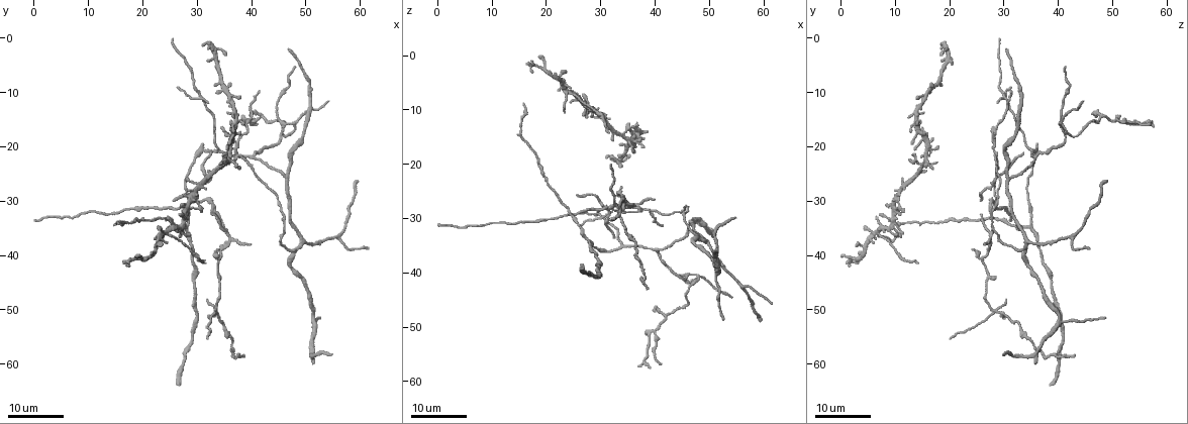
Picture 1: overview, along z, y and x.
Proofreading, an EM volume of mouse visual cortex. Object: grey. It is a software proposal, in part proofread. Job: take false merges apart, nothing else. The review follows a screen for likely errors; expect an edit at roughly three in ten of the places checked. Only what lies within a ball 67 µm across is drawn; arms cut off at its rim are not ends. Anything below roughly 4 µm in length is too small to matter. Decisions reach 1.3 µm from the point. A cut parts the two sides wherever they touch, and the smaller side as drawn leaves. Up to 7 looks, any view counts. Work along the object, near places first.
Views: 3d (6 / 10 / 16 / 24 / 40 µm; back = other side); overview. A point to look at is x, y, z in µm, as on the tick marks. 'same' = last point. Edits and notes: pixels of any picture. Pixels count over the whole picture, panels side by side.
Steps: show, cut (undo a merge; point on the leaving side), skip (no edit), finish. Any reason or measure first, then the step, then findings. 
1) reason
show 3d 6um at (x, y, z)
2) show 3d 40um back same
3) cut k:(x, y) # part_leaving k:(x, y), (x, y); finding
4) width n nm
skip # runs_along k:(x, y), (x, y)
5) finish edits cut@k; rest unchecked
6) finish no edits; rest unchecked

show 3d 16um at (48.0, 39.0, 33.5)

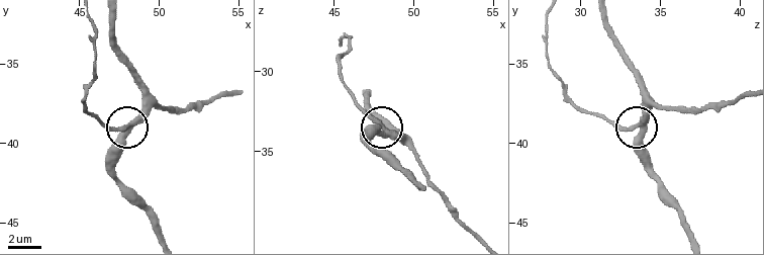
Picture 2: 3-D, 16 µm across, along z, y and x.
show 3d 10um same

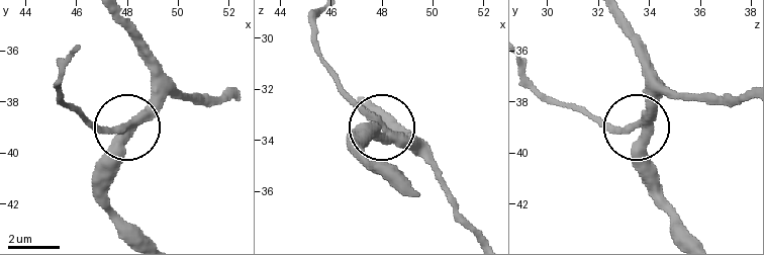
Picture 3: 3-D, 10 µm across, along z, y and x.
skip # runs_along 3:(117, 20), (146, 60), (150, 98), (125, 132), (110, 201); all the same neuron

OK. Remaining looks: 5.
three-way junction
show 3d 24um at (40.5, 22.0, 35.5)

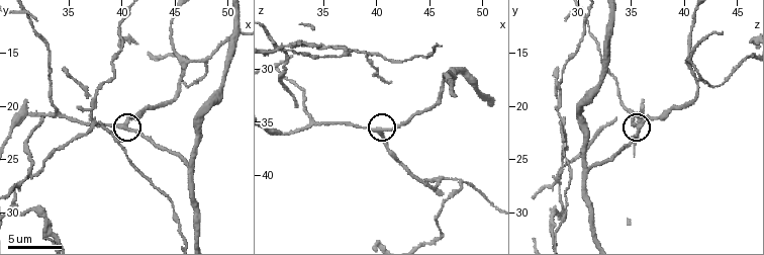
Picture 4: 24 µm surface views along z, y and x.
zoom in
show 3d 10um at (40.4, 22.2, 35.8)

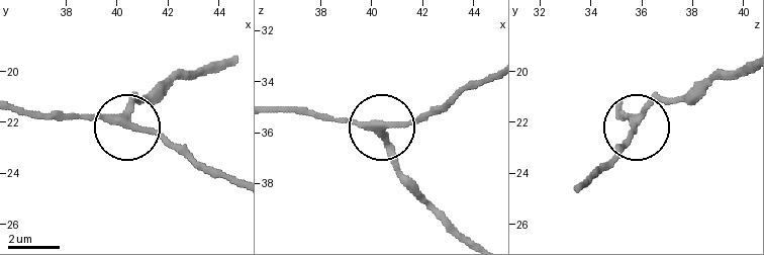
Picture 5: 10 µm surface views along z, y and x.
width 270 nm
skip # runs_along 5:(332, 118), (381, 124), (393, 170), (406, 188); one neuron here

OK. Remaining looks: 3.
branch point
show 3d 16um at (48.0, 15.8, 40.6)

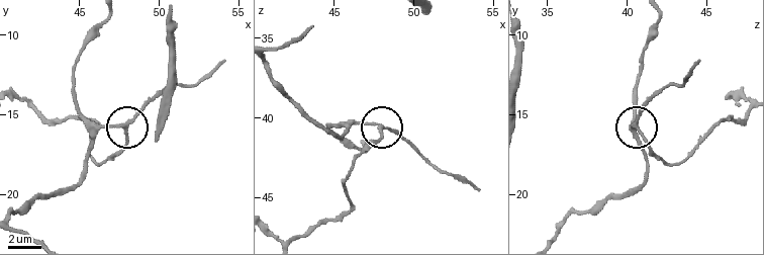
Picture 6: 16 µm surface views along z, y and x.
show 3d 6um at (47.9, 15.8, 40.7)

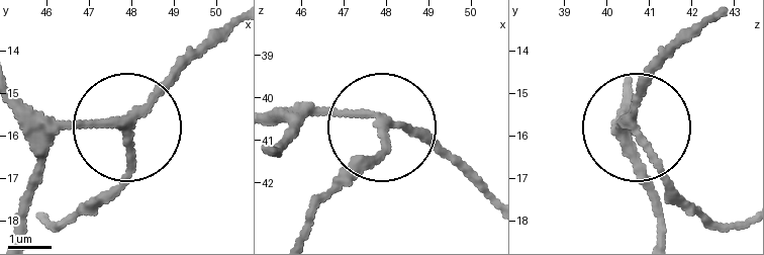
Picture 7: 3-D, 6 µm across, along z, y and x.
width 160 nm
cut 7:(123, 176) # part_leaving 7:(125, 122), (115, 184), (57, 228), (45, 218); a second neuron is stuck on

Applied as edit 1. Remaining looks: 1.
side arm on a straight run
show 3d 6um at (31.6, 20.6, 36.0)

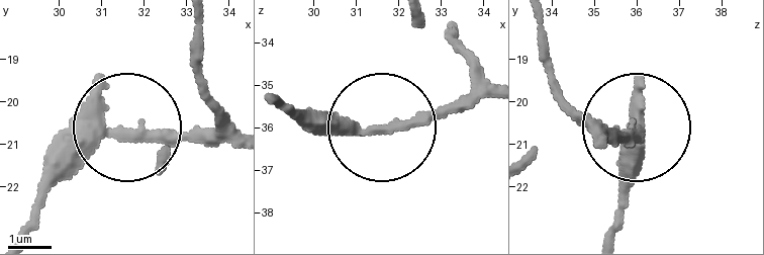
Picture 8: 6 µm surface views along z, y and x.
arms 3
cut 8:(49, 174) # part_leaving 8:(100, 137), (31, 231); two neurons meet here

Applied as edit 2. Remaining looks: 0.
finish edits cut@7, cut@8; rest unchecked

